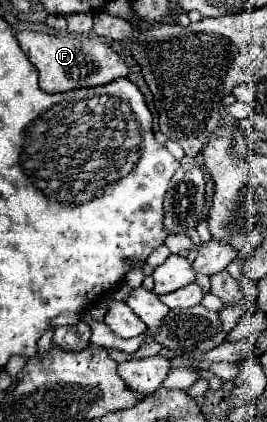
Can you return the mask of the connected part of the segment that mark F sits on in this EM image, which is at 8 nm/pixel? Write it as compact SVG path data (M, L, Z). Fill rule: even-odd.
M20 31L16 35L22 51L28 55L32 65L38 69L38 83L44 93L72 91L80 87L100 87L108 85L120 77L128 77L130 69L124 59L102 43L98 37L88 35L46 35L36 31Z

